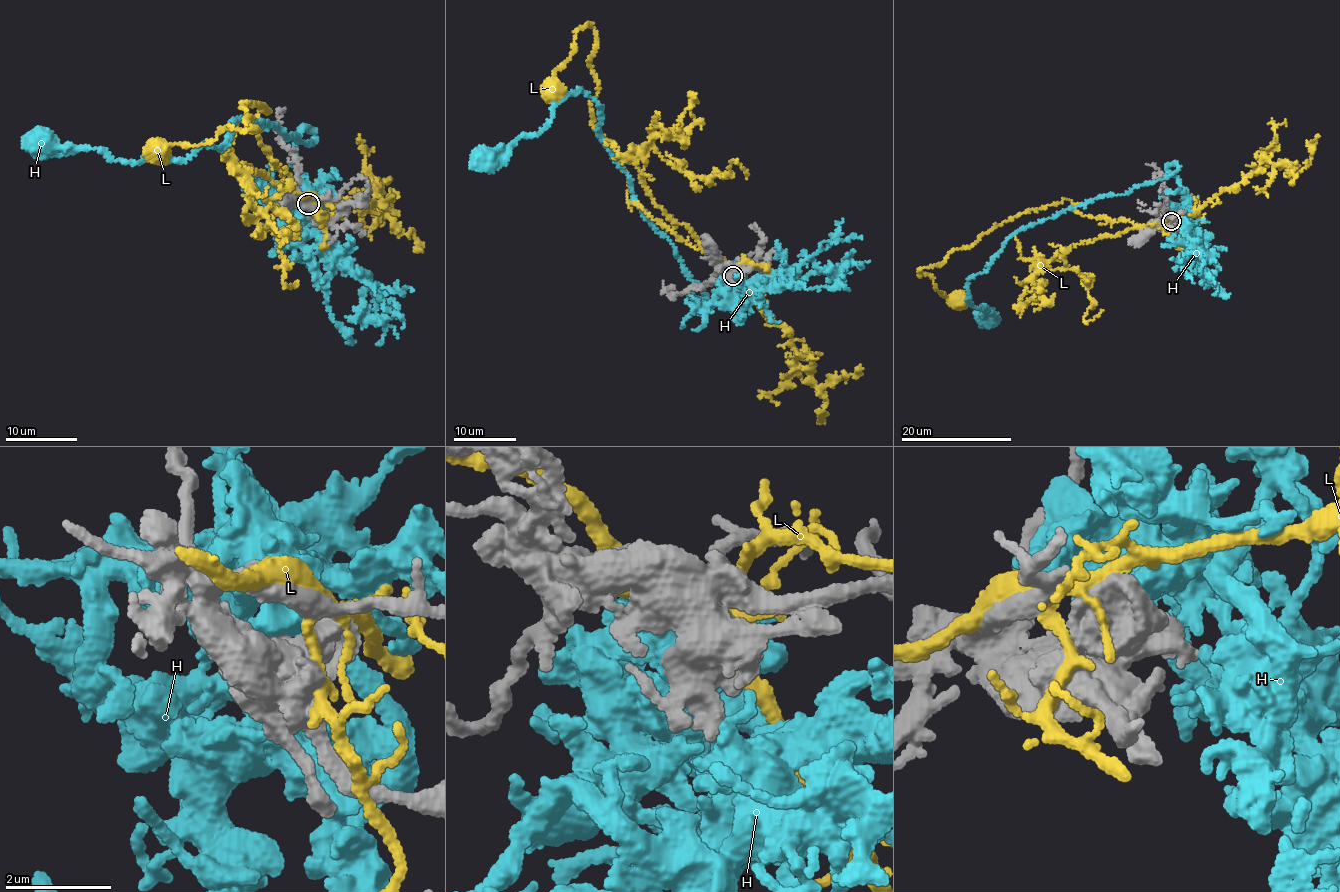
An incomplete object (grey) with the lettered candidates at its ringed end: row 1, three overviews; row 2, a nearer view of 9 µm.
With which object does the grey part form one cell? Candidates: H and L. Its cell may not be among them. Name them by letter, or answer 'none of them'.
H

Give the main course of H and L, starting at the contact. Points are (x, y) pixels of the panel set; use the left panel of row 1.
H: (309, 203), (295, 148), (308, 127), (307, 143), (242, 117), (221, 147), (133, 164), (21, 142)
L: (314, 199), (270, 162), (259, 103), (243, 102), (257, 128), (226, 126), (160, 151)

